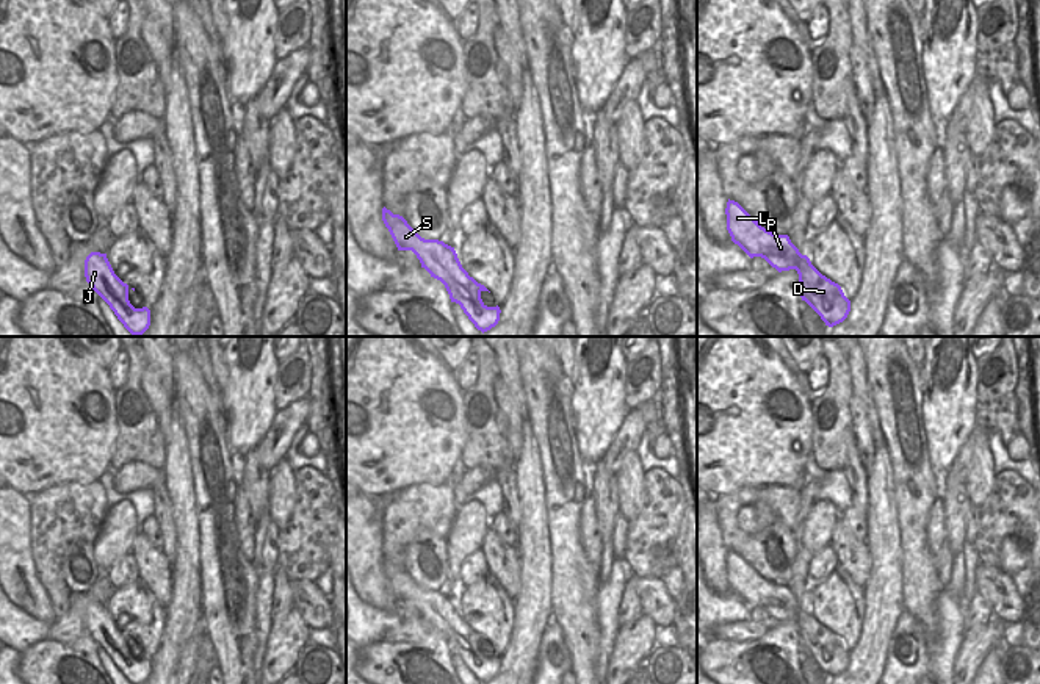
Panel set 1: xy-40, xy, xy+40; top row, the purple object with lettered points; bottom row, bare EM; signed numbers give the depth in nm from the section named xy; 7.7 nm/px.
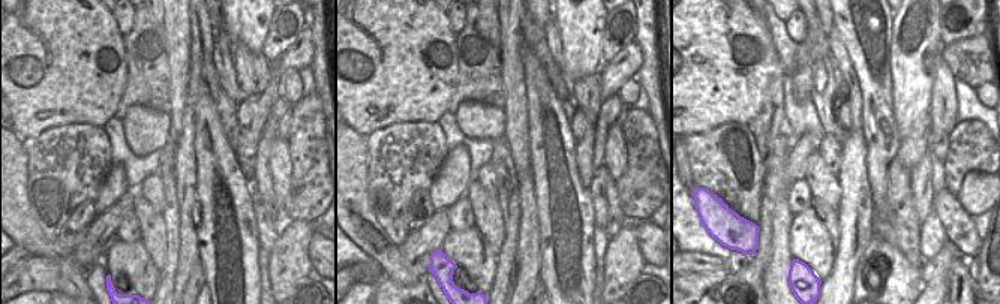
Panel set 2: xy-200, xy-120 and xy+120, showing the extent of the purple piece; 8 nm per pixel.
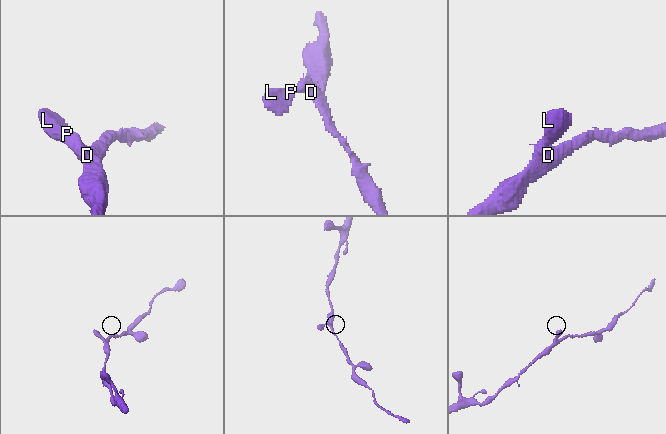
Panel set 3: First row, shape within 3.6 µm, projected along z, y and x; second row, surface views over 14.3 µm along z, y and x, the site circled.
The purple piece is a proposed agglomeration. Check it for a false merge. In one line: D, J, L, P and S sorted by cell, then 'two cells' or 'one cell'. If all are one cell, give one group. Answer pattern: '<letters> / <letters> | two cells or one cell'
D J L P S | one cell

